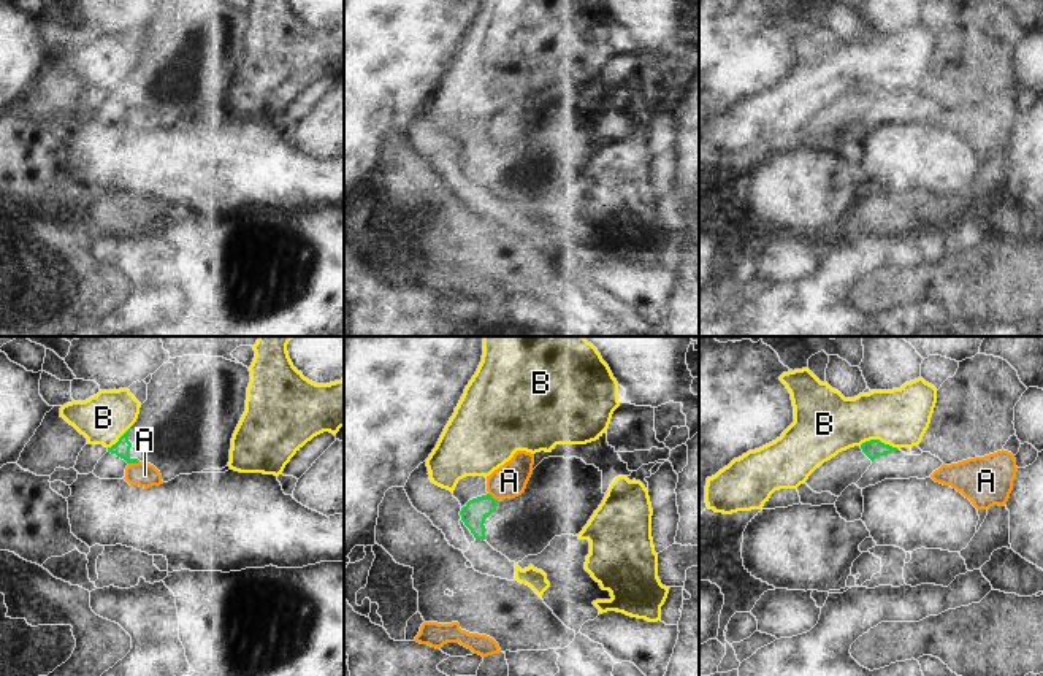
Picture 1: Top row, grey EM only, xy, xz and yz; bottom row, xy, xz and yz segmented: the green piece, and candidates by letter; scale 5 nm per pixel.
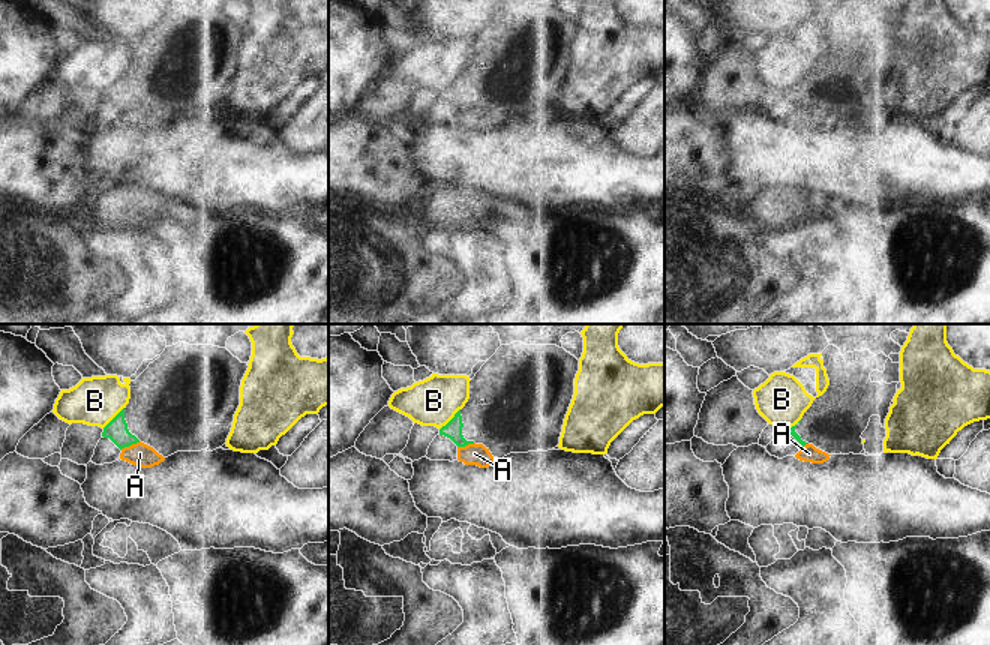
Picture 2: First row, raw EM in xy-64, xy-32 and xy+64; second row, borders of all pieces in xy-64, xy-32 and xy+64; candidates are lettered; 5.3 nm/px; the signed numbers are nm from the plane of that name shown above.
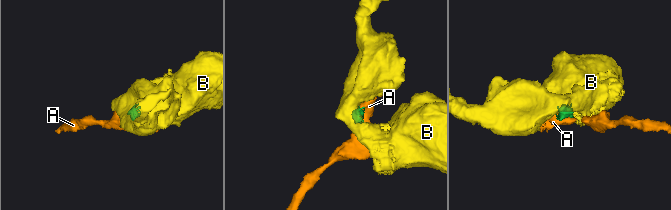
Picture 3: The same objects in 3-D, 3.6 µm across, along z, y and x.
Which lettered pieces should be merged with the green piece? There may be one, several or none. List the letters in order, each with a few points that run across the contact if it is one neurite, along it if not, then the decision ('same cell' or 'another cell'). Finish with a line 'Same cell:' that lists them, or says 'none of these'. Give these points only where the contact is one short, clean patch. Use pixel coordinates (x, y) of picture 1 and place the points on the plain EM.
A: line xy (138, 105), (129, 108); another cell
B: line yz (859, 89), (869, 84), (880, 84), (897, 94); another cell
Same cell: none of these

